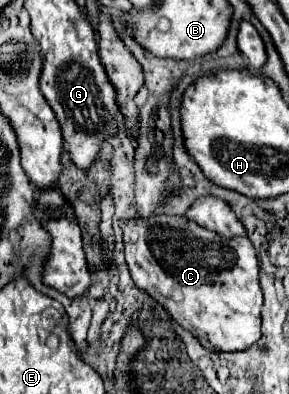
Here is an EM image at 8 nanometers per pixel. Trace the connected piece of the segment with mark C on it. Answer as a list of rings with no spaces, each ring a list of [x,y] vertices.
[[[218,197],[196,199],[186,217],[162,213],[148,219],[132,217],[120,221],[130,275],[136,287],[156,299],[204,349],[244,351],[260,339],[262,323],[256,251],[248,237],[236,237],[244,235],[244,225],[236,219],[228,203]]]

